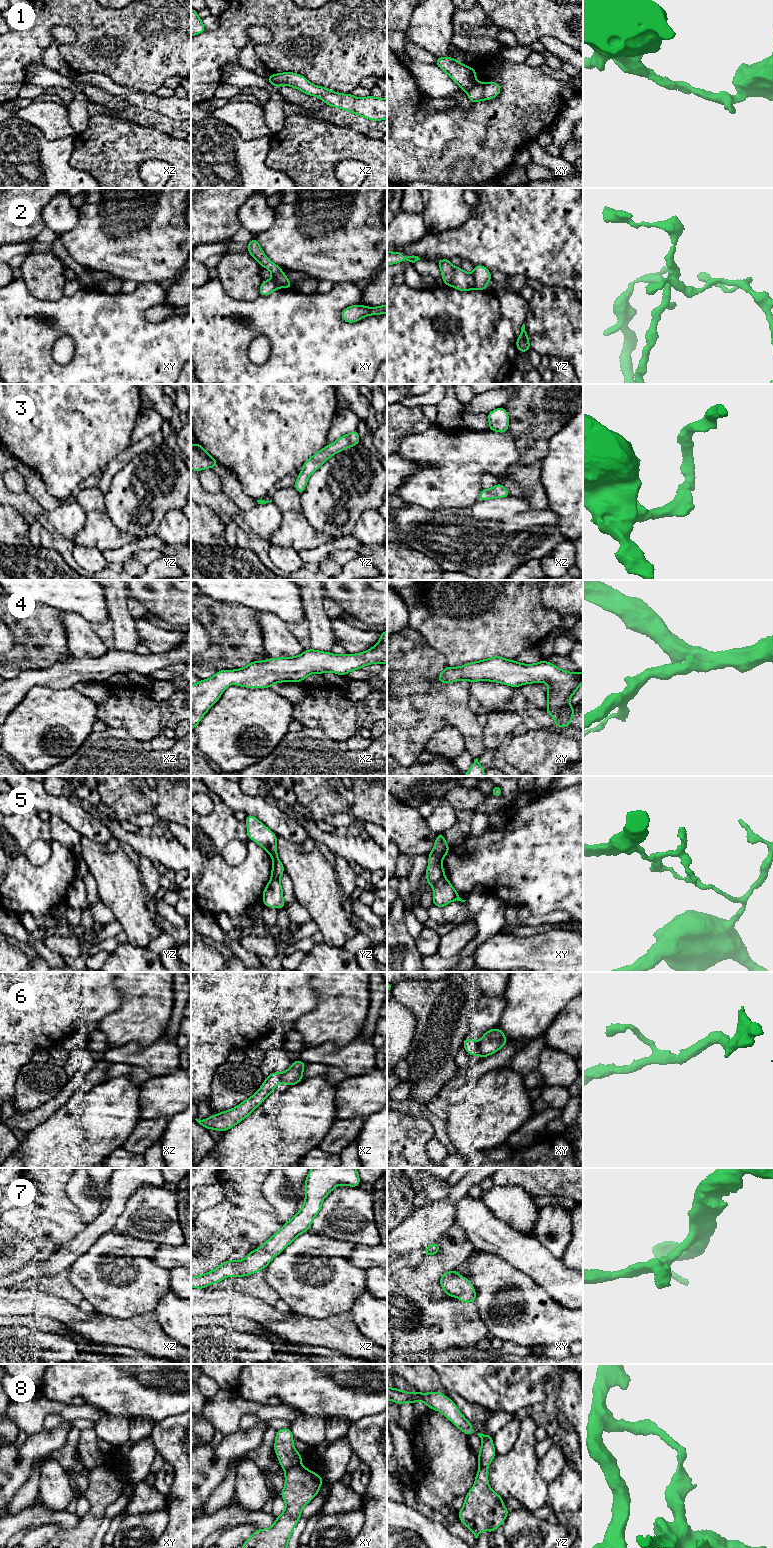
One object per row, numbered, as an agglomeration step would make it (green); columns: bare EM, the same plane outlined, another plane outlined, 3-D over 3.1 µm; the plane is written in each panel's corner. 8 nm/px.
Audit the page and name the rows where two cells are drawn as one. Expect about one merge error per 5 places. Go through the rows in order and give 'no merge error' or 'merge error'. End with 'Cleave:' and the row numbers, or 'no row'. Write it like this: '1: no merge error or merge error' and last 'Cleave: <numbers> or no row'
1: merge error
2: merge error
3: no merge error
4: no merge error
5: merge error
6: no merge error
7: no merge error
8: merge error
Cleave: 1, 2, 5, 8

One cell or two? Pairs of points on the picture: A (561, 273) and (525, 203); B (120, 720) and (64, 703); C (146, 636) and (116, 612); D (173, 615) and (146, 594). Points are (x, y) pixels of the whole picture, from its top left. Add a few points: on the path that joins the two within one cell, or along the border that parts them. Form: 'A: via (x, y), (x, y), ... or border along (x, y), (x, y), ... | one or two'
A: via (561, 256), (561, 247), (534, 220) | one
B: border along (96, 704), (98, 719) | two
C: border along (135, 620), (139, 643) | two
D: via (166, 608), (153, 595) | one

